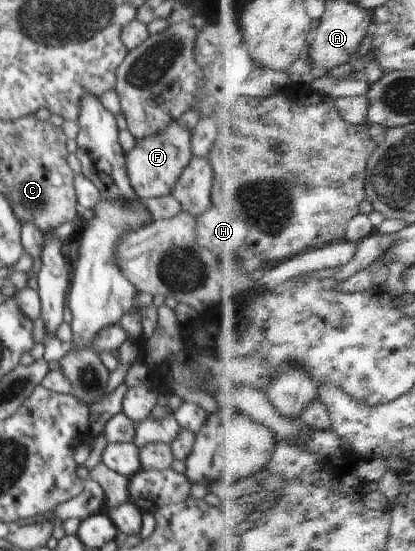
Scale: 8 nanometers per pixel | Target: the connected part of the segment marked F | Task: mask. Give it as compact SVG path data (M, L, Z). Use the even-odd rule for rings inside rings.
M177 120L171 122L165 130L157 132L155 136L147 136L143 140L136 140L135 146L124 152L125 168L129 182L133 186L137 197L155 198L171 194L175 183L192 157L190 147L191 120Z

